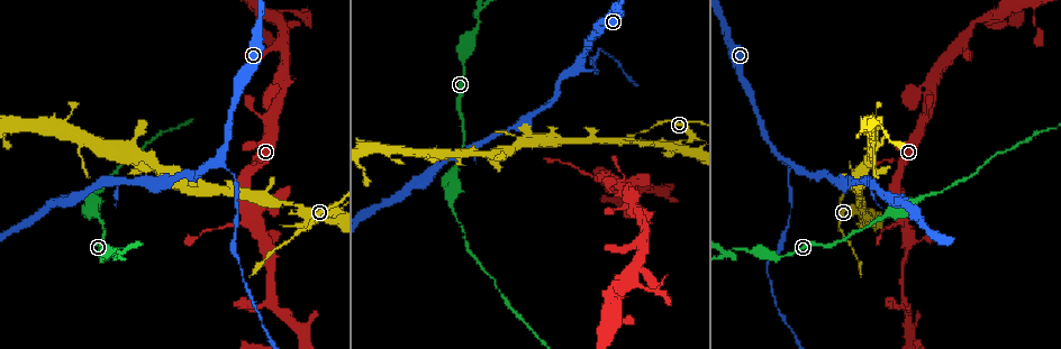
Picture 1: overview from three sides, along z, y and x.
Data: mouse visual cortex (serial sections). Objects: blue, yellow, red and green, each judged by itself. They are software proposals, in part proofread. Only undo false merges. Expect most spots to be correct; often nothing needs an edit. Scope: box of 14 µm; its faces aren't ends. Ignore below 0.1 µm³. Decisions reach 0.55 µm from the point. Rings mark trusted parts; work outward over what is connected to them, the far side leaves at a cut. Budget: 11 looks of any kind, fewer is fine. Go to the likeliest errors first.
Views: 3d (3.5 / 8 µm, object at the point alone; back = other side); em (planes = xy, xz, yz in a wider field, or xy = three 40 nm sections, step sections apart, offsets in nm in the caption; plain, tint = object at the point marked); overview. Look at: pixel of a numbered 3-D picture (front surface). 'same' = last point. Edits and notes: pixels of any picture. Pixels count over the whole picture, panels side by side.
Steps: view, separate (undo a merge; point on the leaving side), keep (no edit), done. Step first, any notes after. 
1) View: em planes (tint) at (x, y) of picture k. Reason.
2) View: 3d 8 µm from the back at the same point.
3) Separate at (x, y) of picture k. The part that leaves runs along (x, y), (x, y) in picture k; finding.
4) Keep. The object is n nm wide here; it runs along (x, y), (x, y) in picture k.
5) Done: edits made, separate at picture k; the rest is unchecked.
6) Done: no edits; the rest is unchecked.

View: 3d 3.5 µm at (726, 255) of picture 1. Sudden change in width.

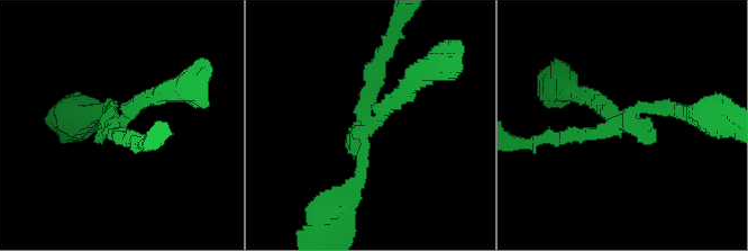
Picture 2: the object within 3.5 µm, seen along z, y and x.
View: em xy step 5 (tint) at (621, 121) of picture 2.

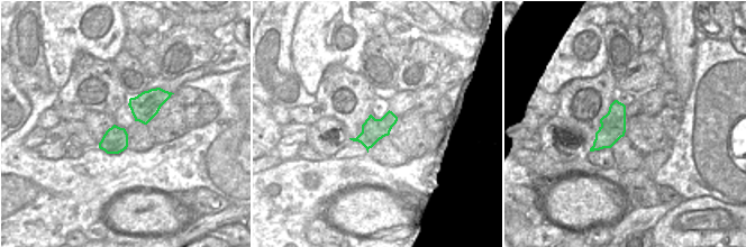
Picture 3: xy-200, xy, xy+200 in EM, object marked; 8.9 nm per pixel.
Keep. It runs along (350, 189), (364, 132), (416, 80) in picture 2; one cell here.

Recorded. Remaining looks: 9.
View: 3d 3.5 µm at (903, 297) of picture 1. Arms part here.

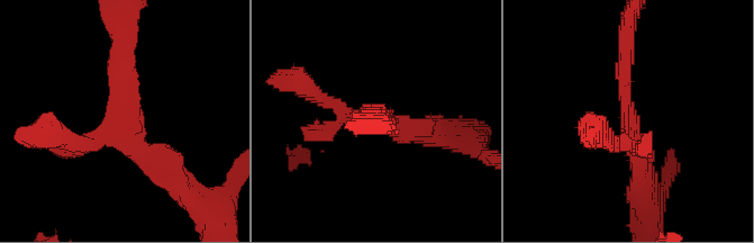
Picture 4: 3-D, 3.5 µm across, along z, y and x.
View: em xy step 5 (tint) at (625, 109) of picture 4. Now the EM.

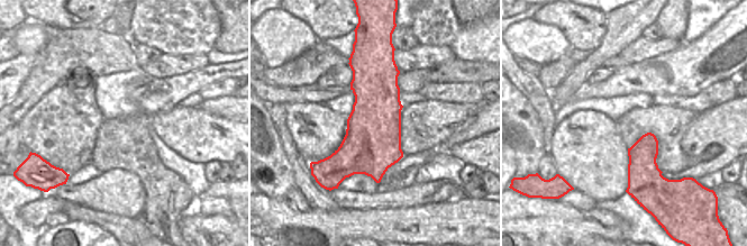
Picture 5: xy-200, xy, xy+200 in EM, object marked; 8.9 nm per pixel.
Keep. The arms are 200, 250, 350 nm wide; it runs along (120, 34), (120, 104), (162, 165) in picture 4; one cell here.

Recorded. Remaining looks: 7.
View: 3d 8 µm at (576, 68) of picture 1.

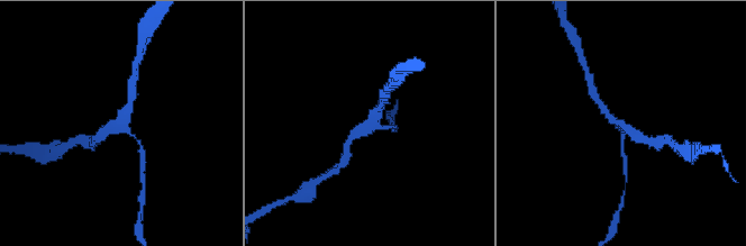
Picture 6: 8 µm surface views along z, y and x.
View: em xy step 3 (tint) at (373, 126) of picture 6. 3 arms meet here; the arms are 150, 250, 300 nm wide; need the tissue.

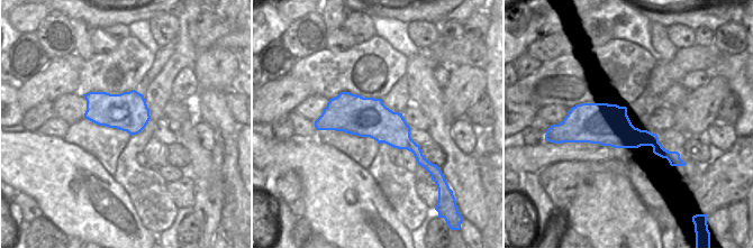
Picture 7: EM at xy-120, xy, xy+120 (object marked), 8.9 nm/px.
Keep. One cell here.

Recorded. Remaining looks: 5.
View: 3d 8 µm at (873, 214) of picture 1. Sudden change in width.

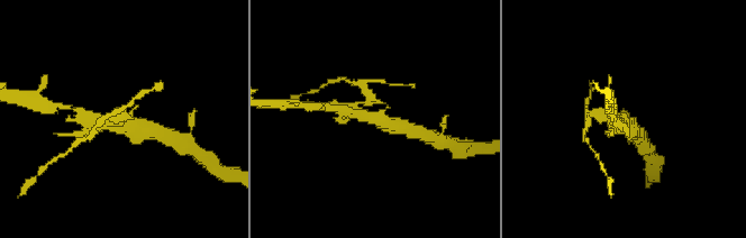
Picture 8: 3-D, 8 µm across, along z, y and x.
View: 3d 3.5 µm from the back at (368, 119) of picture 8. Closer look.

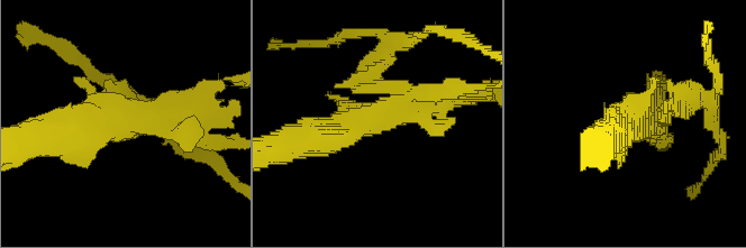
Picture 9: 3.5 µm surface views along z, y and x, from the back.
View: em planes (tint) at (373, 119) of picture 9. 4 arms meet here; the arms are 150, 150, 300, 450 nm wide.

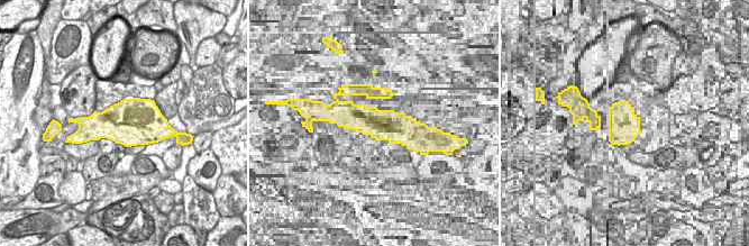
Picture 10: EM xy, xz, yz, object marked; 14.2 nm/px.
Keep. It runs along (379, 83), (407, 103), (324, 132) in picture 9; continuous, no second cell.

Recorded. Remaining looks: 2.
Done: no edits; the rest is unchecked.

